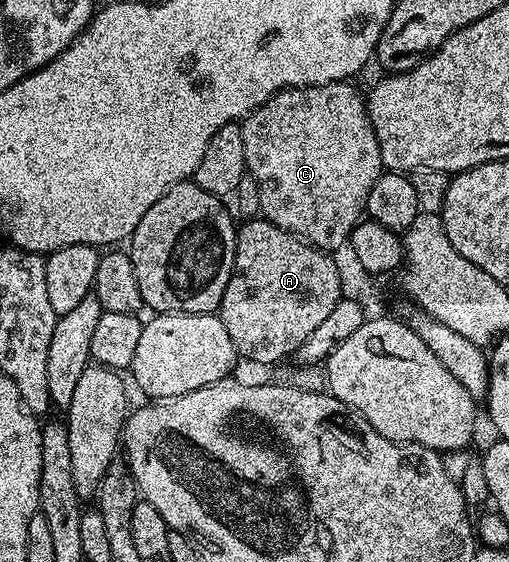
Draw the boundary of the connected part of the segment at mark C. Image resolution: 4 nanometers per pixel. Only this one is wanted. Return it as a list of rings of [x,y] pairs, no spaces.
[[[340,80],[330,84],[316,84],[315,86],[303,86],[302,88],[285,88],[274,94],[270,100],[263,102],[255,111],[250,112],[244,120],[240,121],[241,133],[243,134],[243,146],[245,147],[245,166],[248,175],[259,182],[259,206],[260,215],[269,220],[275,226],[287,230],[291,235],[305,240],[315,248],[330,254],[336,253],[336,248],[345,248],[349,243],[349,235],[353,228],[366,215],[365,203],[367,194],[371,194],[371,186],[380,178],[383,171],[381,155],[379,154],[379,142],[375,138],[375,130],[369,121],[369,110],[366,97],[363,92],[353,85],[353,82]]]

